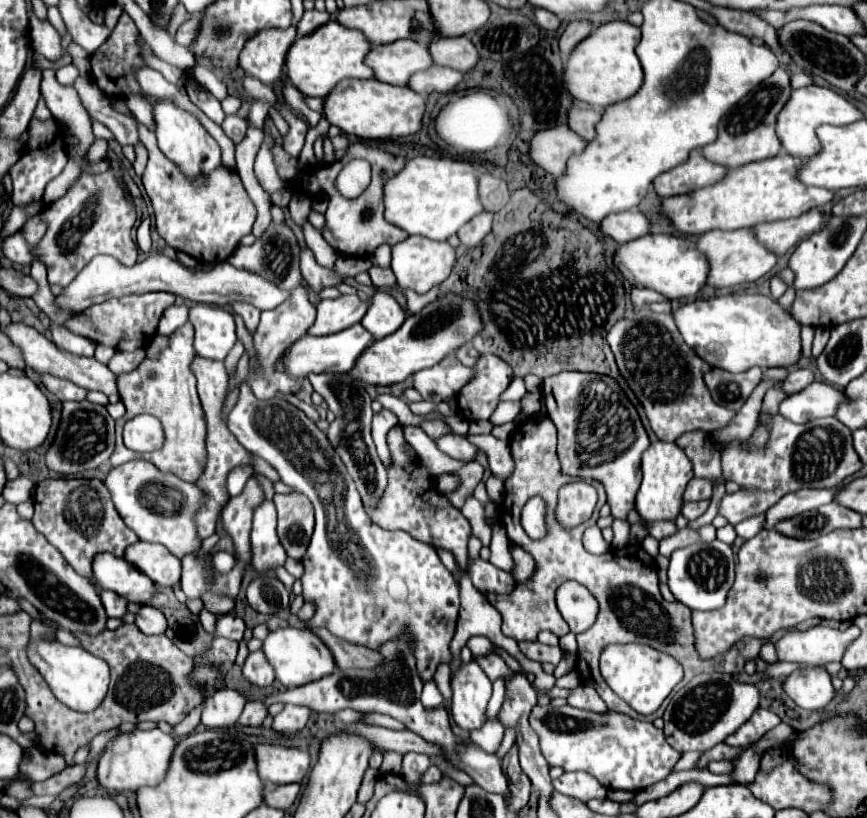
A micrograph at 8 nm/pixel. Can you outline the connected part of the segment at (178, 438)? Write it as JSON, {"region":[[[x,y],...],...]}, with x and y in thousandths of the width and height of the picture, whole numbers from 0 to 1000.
{"region":[[[213,394],[195,411],[193,423],[181,433],[181,438],[167,438],[156,452],[151,452],[151,457],[135,460],[137,487],[144,494],[146,504],[142,511],[135,513],[135,548],[127,560],[128,571],[148,565],[159,556],[149,550],[140,538],[142,518],[160,506],[176,506],[188,518],[190,543],[186,550],[163,557],[176,565],[190,579],[202,579],[213,589],[223,589],[230,584],[230,579],[236,572],[239,553],[236,553],[236,509],[225,477],[225,457],[220,452],[225,435],[227,430],[223,425],[223,399],[220,394]]]}

